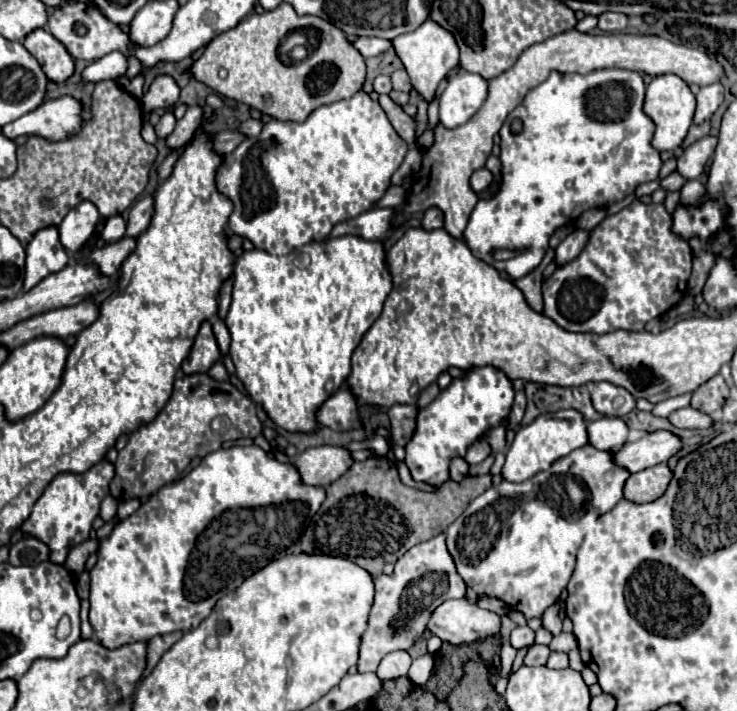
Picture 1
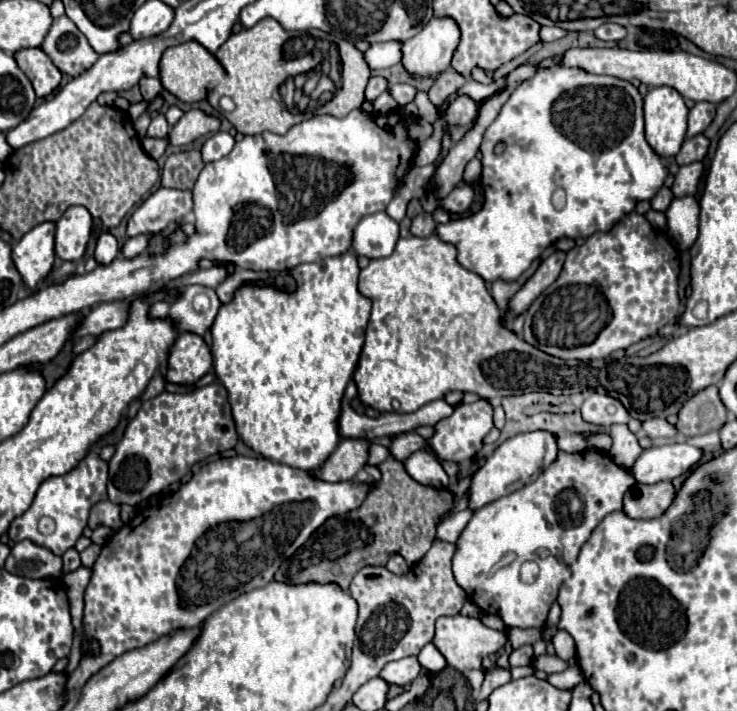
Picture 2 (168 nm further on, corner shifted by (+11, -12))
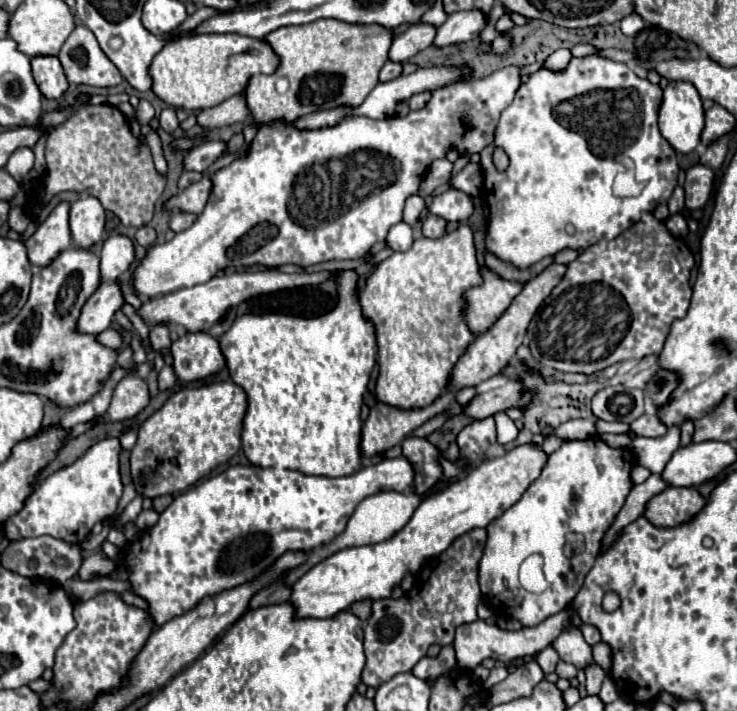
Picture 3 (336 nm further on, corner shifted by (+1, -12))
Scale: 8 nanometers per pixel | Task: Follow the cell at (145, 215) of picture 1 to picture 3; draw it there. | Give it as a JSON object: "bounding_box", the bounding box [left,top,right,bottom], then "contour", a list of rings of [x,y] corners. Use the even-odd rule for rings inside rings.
{"bounding_box":[166,176,212,214],"contour":[[[204,176],[200,182],[188,186],[186,190],[182,190],[178,196],[170,198],[166,208],[168,210],[184,210],[184,212],[194,212],[200,214],[210,198],[212,192],[212,180],[208,176]]]}

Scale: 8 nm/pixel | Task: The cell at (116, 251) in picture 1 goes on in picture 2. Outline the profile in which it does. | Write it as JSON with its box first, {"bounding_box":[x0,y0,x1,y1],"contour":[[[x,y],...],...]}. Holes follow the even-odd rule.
{"bounding_box":[120,234,152,258],"contour":[[[146,234],[146,236],[134,236],[134,238],[128,238],[124,242],[124,246],[120,248],[120,256],[122,258],[136,258],[138,254],[144,254],[146,248],[148,248],[148,240],[152,238],[152,234]]]}

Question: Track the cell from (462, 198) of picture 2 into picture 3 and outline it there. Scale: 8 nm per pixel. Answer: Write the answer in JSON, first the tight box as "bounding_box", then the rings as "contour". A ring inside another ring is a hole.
{"bounding_box":[432,190,474,222],"contour":[[[446,190],[432,198],[432,214],[448,220],[448,222],[464,222],[472,216],[474,206],[468,194],[460,190]]]}

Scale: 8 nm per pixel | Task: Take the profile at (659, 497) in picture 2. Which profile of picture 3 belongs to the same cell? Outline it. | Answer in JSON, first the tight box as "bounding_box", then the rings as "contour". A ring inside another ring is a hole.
{"bounding_box":[644,486,706,528],"contour":[[[670,486],[648,502],[644,516],[658,528],[674,528],[692,520],[704,504],[706,500],[696,488]]]}

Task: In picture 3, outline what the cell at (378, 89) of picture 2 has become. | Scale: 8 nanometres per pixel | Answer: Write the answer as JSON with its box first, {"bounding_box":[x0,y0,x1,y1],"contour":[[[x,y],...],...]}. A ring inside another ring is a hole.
{"bounding_box":[380,60,402,82],"contour":[[[388,60],[382,70],[380,70],[380,82],[388,82],[388,80],[394,80],[402,74],[402,64],[400,62],[392,62]]]}

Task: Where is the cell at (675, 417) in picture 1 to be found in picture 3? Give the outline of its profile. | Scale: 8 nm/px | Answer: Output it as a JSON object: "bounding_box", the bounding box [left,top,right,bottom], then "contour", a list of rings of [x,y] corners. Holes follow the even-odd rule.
{"bounding_box":[630,414,666,438],"contour":[[[642,414],[638,420],[634,420],[630,424],[630,432],[634,436],[650,436],[650,438],[658,438],[658,436],[664,436],[666,434],[666,426],[658,420],[656,414]]]}

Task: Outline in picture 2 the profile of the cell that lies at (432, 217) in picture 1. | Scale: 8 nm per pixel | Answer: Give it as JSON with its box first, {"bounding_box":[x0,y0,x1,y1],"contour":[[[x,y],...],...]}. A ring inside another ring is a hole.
{"bounding_box":[410,212,436,238],"contour":[[[420,212],[420,214],[412,220],[410,232],[412,232],[414,236],[420,236],[420,238],[432,236],[434,230],[436,230],[436,222],[434,222],[434,218],[432,218],[428,212]]]}

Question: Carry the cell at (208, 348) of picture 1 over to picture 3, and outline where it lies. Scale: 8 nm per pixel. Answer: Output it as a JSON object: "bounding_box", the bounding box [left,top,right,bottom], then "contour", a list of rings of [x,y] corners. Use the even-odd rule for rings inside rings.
{"bounding_box":[172,332,224,382],"contour":[[[186,332],[172,344],[174,372],[182,382],[192,382],[216,374],[224,368],[224,354],[218,340],[208,332]]]}

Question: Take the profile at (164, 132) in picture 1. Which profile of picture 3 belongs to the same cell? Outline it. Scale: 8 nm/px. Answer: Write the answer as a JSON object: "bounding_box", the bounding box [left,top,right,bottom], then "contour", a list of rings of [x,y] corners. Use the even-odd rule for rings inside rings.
{"bounding_box":[158,108,178,134],"contour":[[[164,108],[158,120],[160,120],[160,126],[162,126],[168,134],[170,134],[170,132],[174,132],[174,130],[178,128],[178,118],[176,118],[174,108]]]}

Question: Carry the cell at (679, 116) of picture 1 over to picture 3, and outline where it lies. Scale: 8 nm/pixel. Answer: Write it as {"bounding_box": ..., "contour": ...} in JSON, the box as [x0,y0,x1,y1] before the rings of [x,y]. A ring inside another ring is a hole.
{"bounding_box":[658,80,704,152],"contour":[[[672,80],[664,88],[664,100],[658,114],[662,136],[676,152],[692,152],[704,128],[702,98],[692,82]]]}

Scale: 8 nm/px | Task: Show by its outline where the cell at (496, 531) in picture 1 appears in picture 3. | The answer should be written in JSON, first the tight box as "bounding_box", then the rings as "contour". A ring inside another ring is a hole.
{"bounding_box":[480,436,634,626],"contour":[[[600,436],[566,440],[548,456],[540,476],[526,488],[520,500],[486,528],[488,540],[480,560],[480,588],[496,614],[510,610],[510,618],[522,626],[536,626],[574,600],[596,560],[604,532],[614,522],[632,488],[632,466],[634,456],[628,448],[612,448]],[[574,534],[584,538],[586,558],[568,556],[568,540]],[[530,554],[544,556],[550,582],[548,592],[532,594],[518,582],[518,568]]]}

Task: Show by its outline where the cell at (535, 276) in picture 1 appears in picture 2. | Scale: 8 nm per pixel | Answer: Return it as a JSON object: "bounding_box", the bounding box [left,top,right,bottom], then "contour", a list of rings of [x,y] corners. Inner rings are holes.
{"bounding_box":[490,259,541,316],"contour":[[[536,259],[530,268],[522,274],[518,280],[514,280],[514,282],[502,282],[502,280],[498,280],[498,282],[492,284],[492,290],[490,290],[490,292],[492,292],[496,304],[500,306],[500,310],[502,310],[506,316],[510,314],[510,298],[524,286],[524,283],[535,273],[540,263],[541,259]]]}

